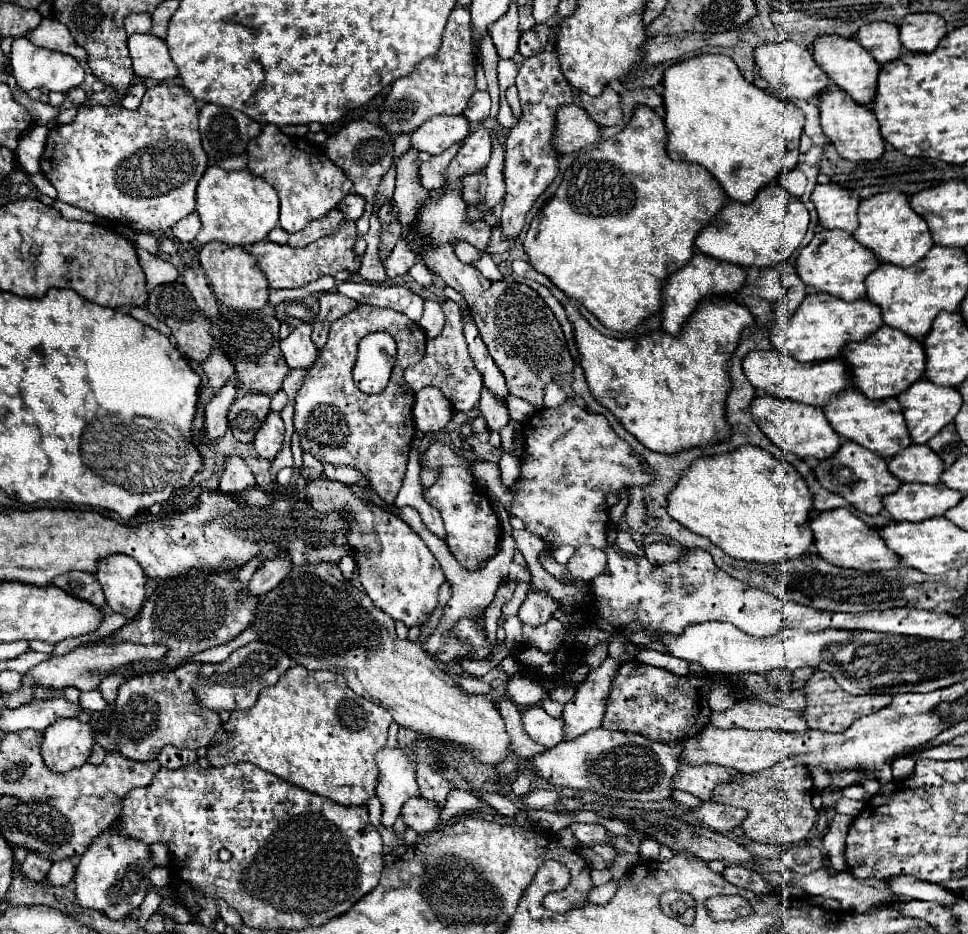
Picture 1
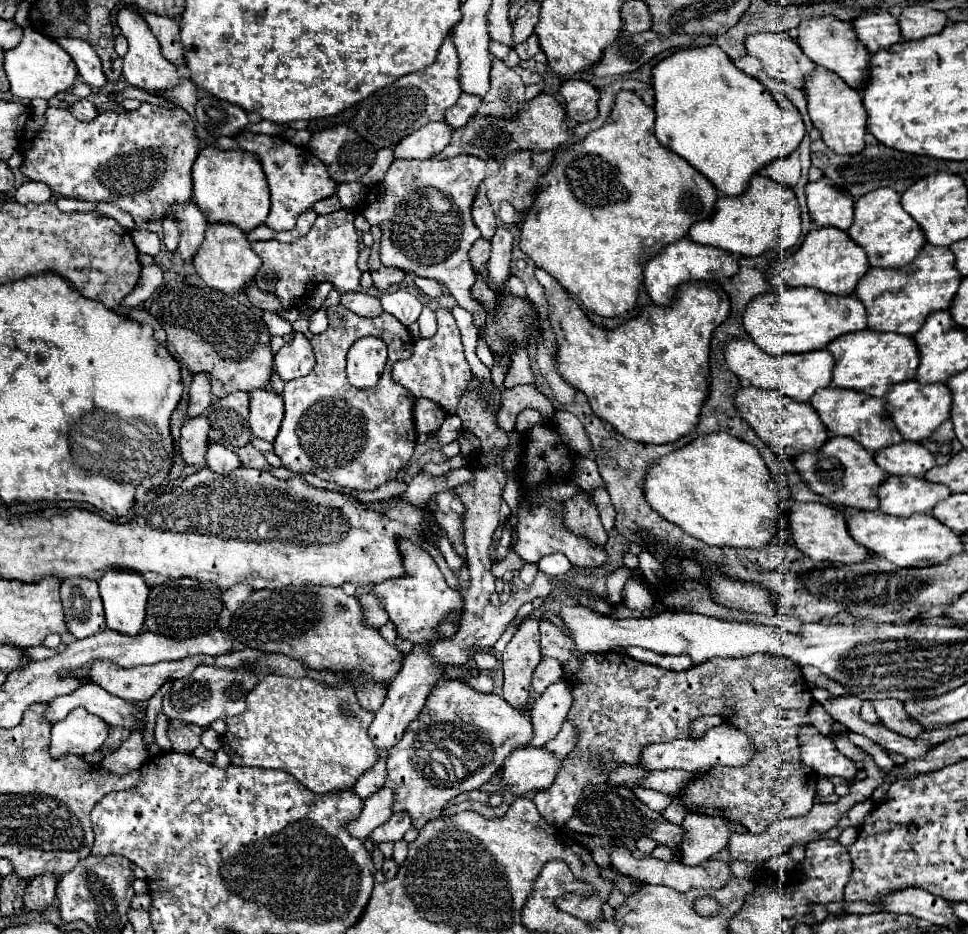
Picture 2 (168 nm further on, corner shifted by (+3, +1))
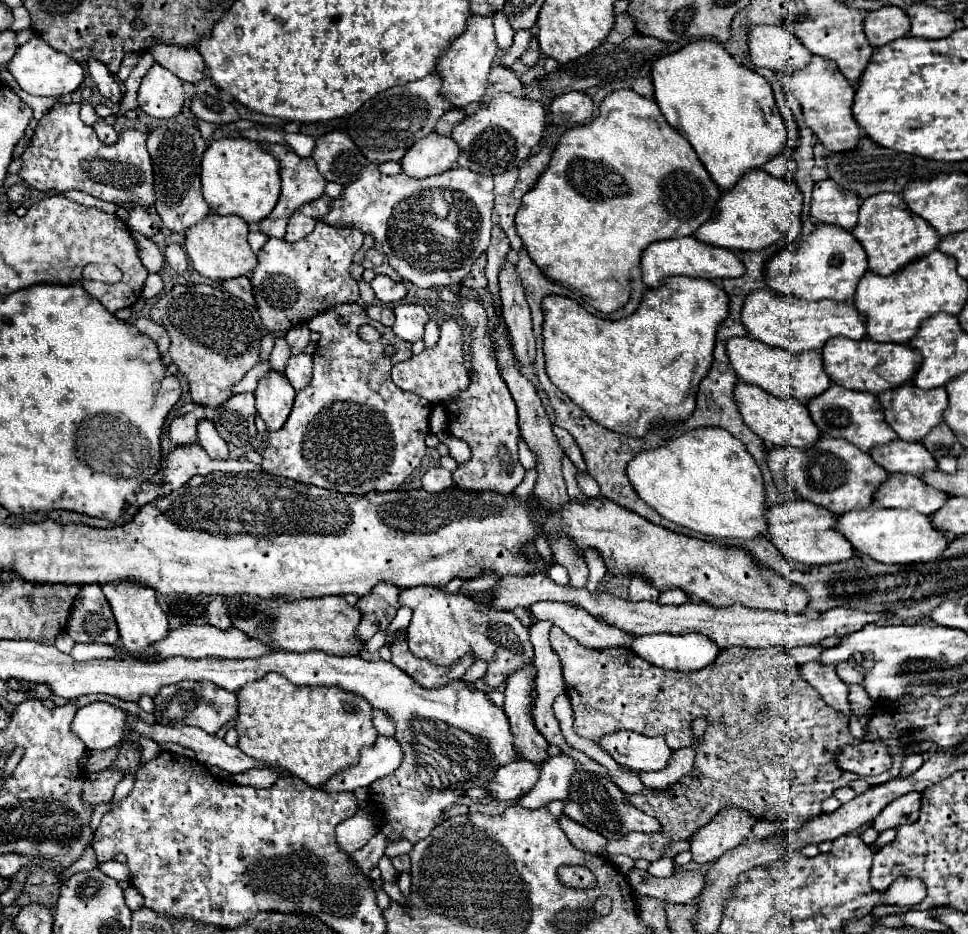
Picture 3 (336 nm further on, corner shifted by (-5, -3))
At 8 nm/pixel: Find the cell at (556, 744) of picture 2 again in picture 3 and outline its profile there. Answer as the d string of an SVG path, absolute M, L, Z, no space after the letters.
M550 756L546 764L540 768L540 780L532 786L532 792L526 792L518 804L522 808L542 808L554 800L564 800L568 796L568 782L576 768L576 762L566 756Z

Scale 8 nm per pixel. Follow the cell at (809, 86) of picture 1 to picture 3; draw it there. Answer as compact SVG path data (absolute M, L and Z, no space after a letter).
M760 24L748 32L748 48L754 66L764 66L774 72L804 68L812 54L800 44L794 32L786 26Z

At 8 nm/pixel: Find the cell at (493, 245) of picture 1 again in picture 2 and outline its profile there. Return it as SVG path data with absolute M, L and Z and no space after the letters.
M478 238L470 250L470 262L476 270L480 270L490 258L490 242L484 238Z

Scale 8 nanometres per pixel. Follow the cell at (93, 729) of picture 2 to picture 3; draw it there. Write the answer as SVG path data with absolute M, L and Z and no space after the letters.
M92 702L78 708L72 730L84 740L88 750L108 750L124 738L124 710L108 702Z

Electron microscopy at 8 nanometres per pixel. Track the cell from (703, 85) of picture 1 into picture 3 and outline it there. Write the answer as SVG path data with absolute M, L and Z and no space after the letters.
M696 40L672 54L660 56L652 64L652 84L656 104L660 106L666 122L692 144L700 162L722 190L732 188L732 184L736 184L748 170L762 168L770 158L788 148L786 126L778 106L774 104L770 84L758 72L736 64L720 42Z

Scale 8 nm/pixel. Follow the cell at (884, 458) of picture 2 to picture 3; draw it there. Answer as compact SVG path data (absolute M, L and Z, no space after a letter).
M894 440L880 448L872 448L870 456L890 474L904 472L904 474L922 476L922 472L938 468L932 454L920 442Z

